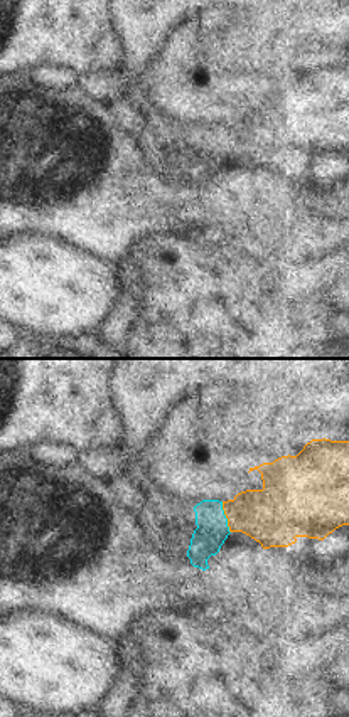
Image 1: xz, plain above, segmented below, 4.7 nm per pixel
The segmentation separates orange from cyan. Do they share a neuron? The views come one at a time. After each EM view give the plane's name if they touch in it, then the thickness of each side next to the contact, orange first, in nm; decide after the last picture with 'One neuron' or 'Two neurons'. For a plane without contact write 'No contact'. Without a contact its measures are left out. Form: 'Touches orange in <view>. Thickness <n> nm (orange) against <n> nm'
Touches orange in xz. Thickness 280 nm (orange) against 150 nm

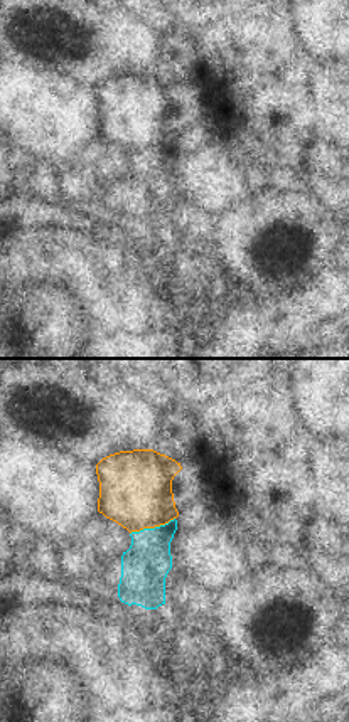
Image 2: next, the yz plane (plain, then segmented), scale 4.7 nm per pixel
Touches orange in yz. Thickness 360 nm (orange) against 220 nm

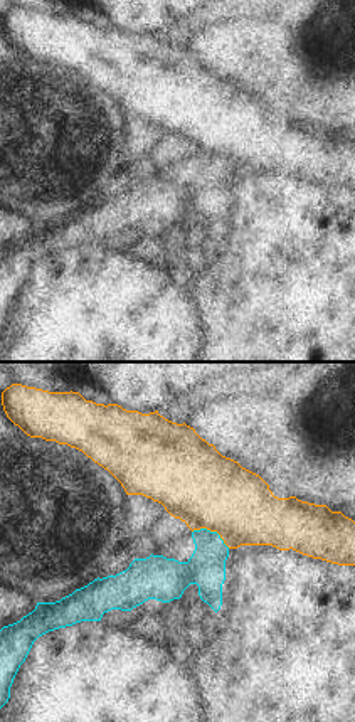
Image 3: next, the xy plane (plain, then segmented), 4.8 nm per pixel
Touches orange in xy. Thickness 380 nm (orange) against 180 nm

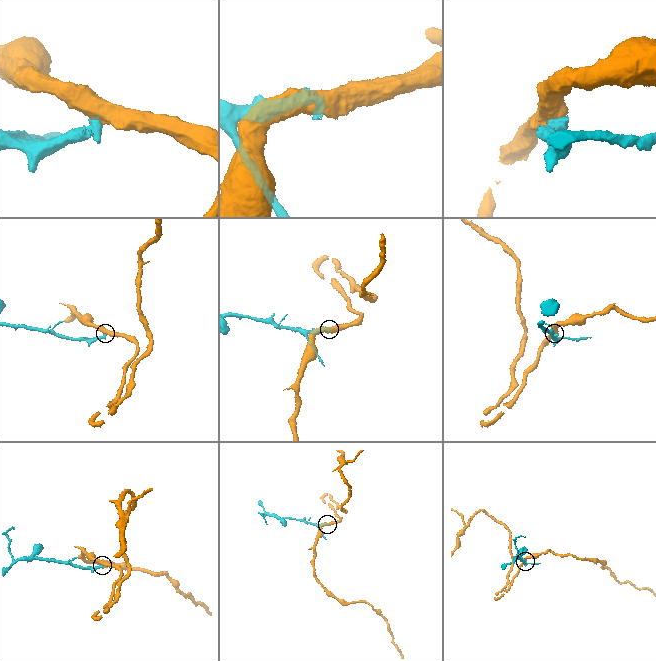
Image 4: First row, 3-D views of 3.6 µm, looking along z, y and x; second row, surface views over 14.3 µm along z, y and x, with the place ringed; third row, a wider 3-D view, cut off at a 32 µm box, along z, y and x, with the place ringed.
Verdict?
Two neurons

